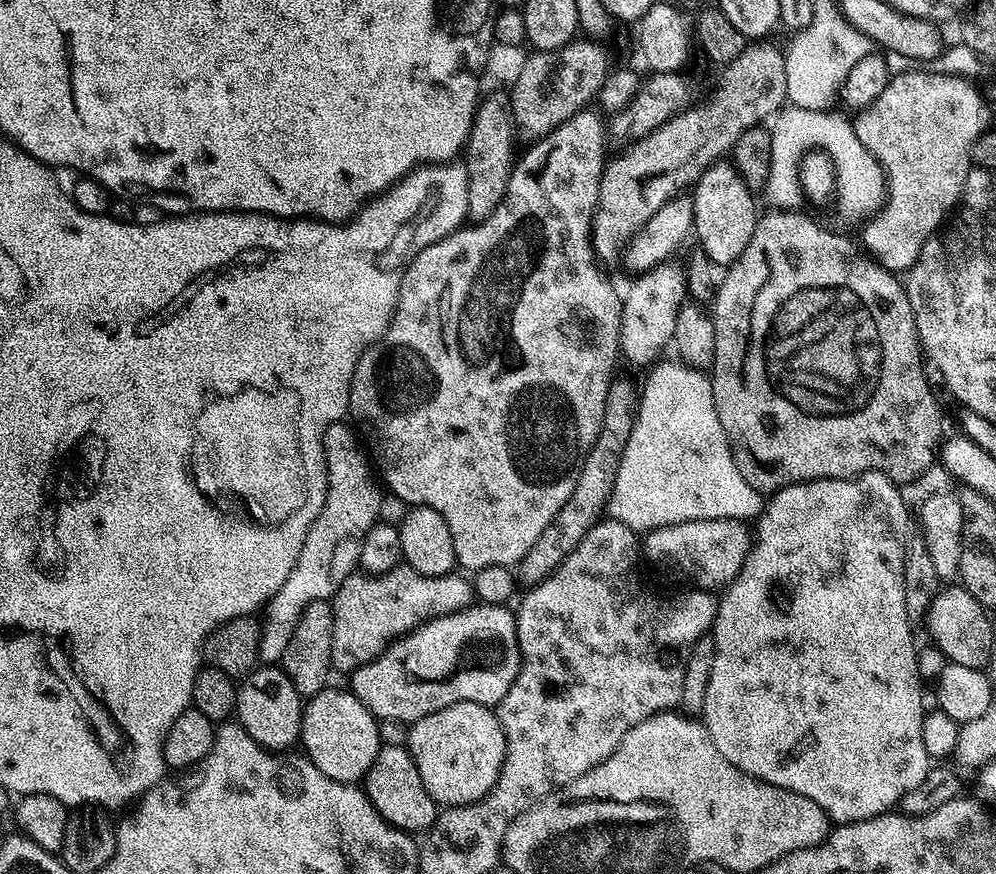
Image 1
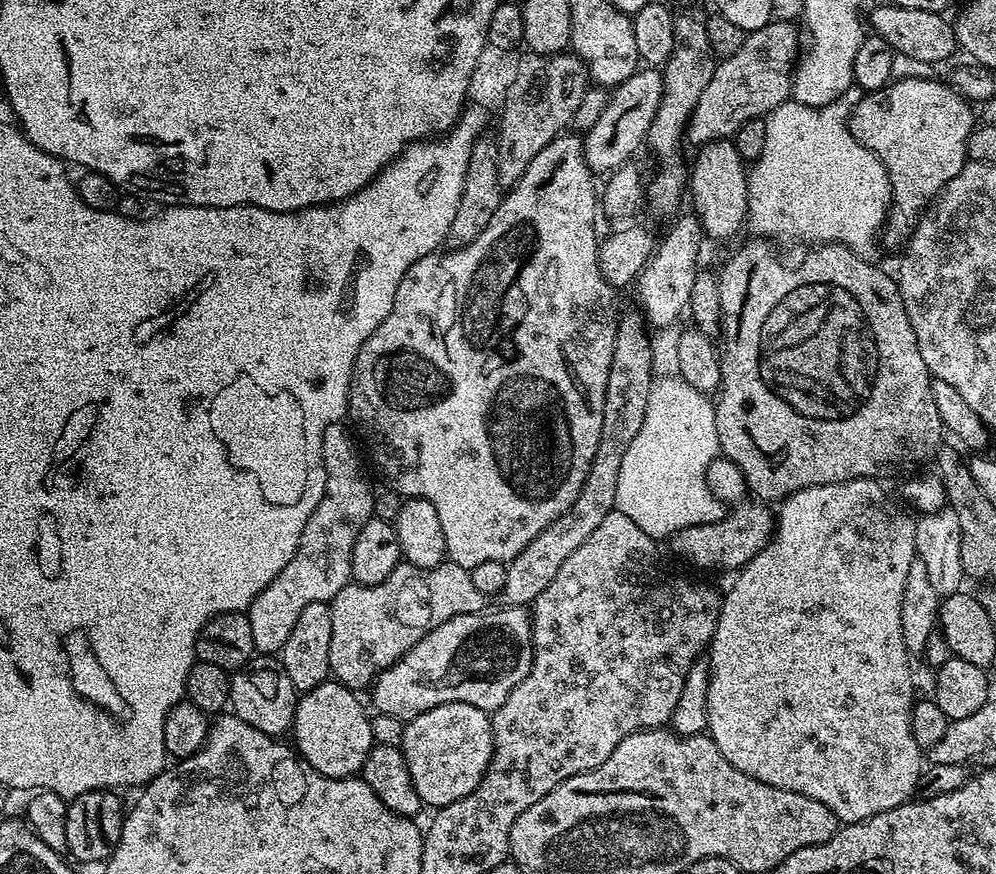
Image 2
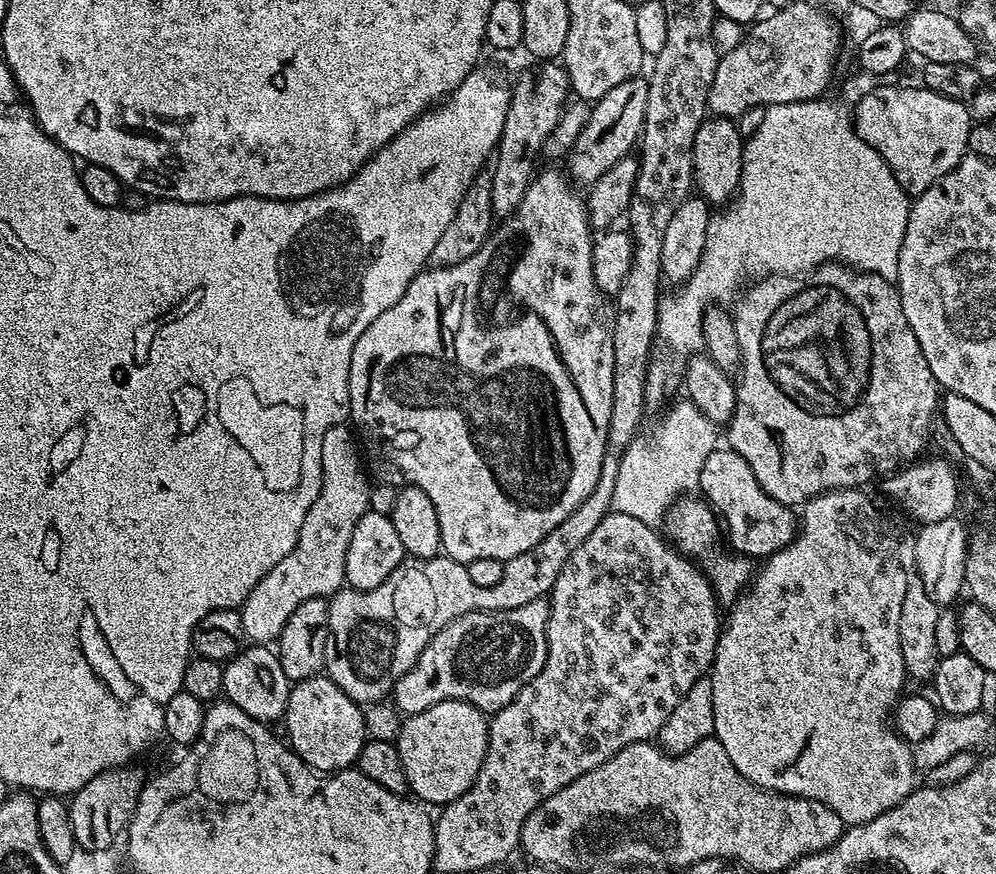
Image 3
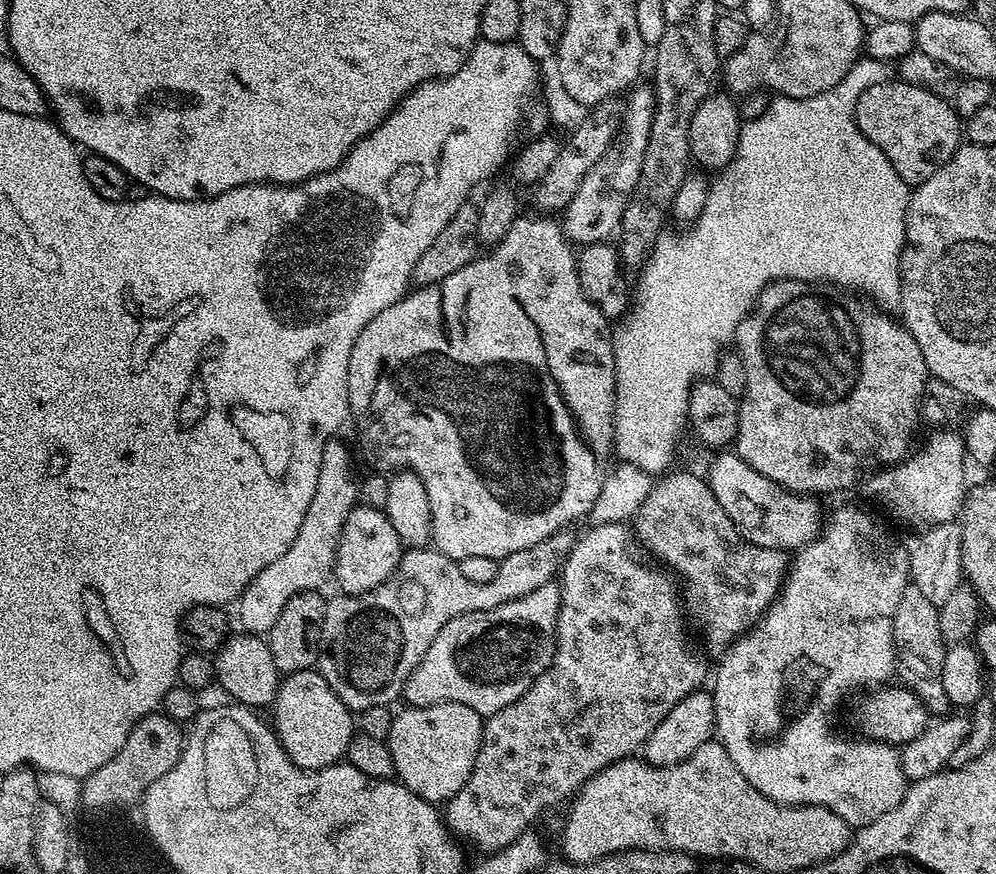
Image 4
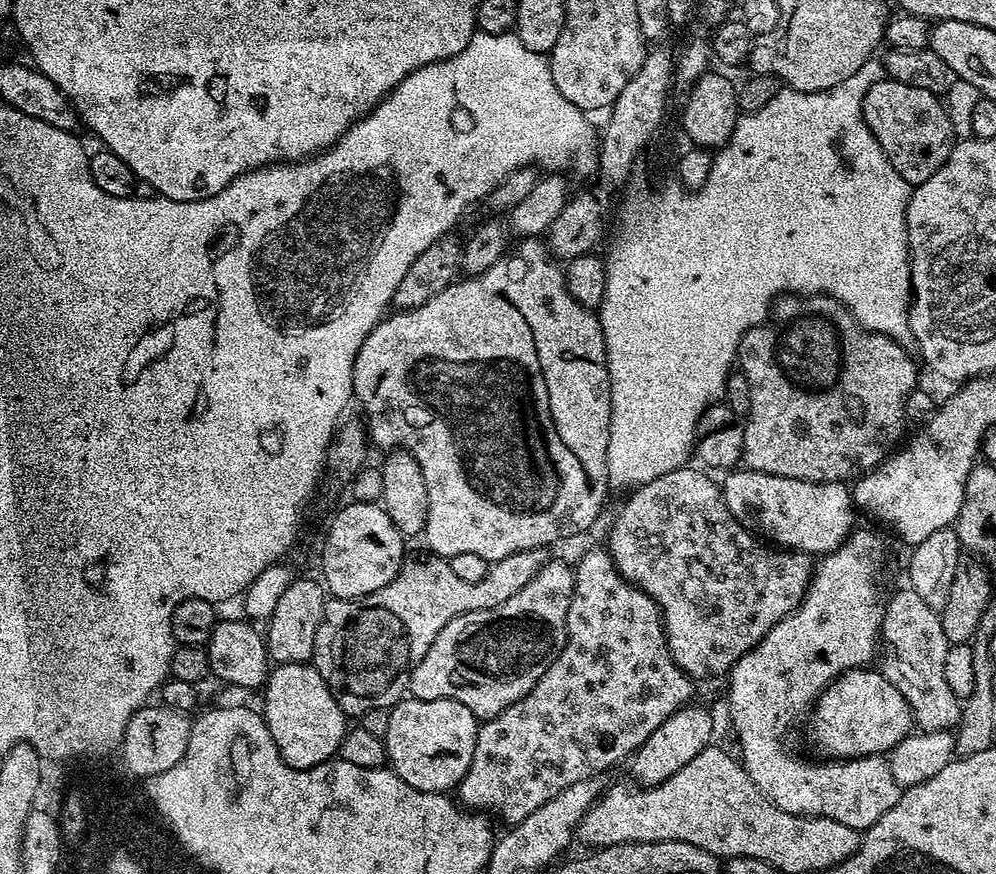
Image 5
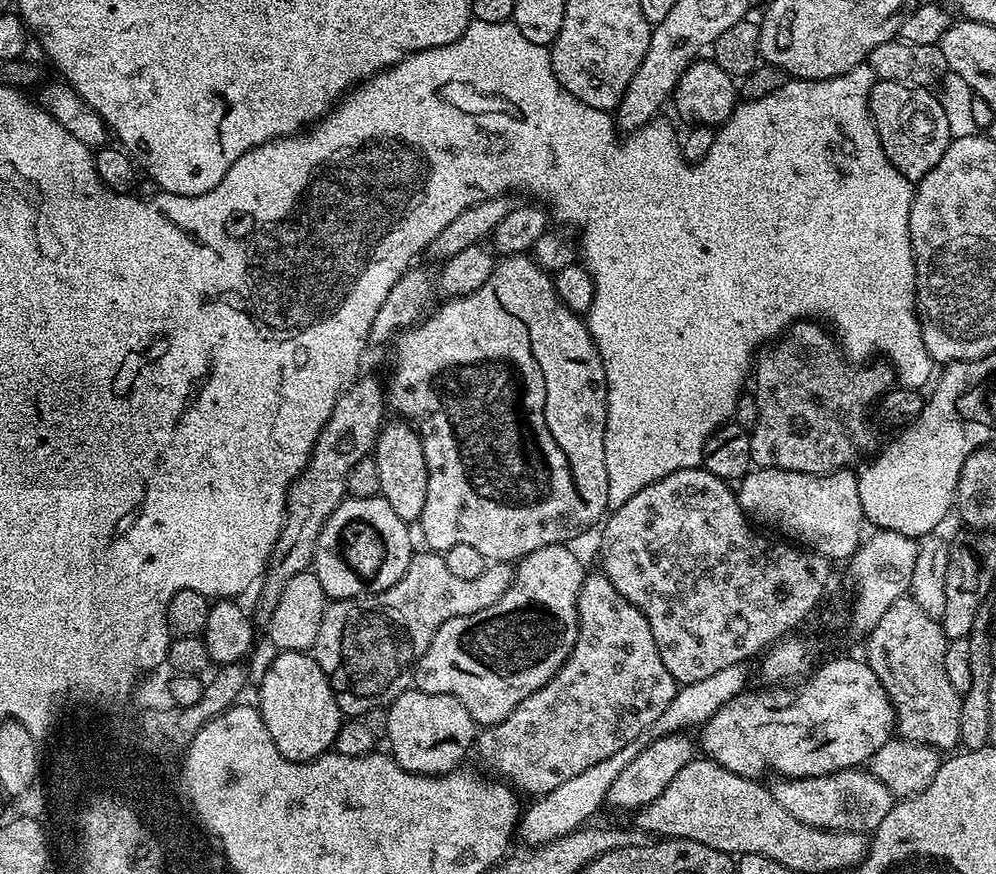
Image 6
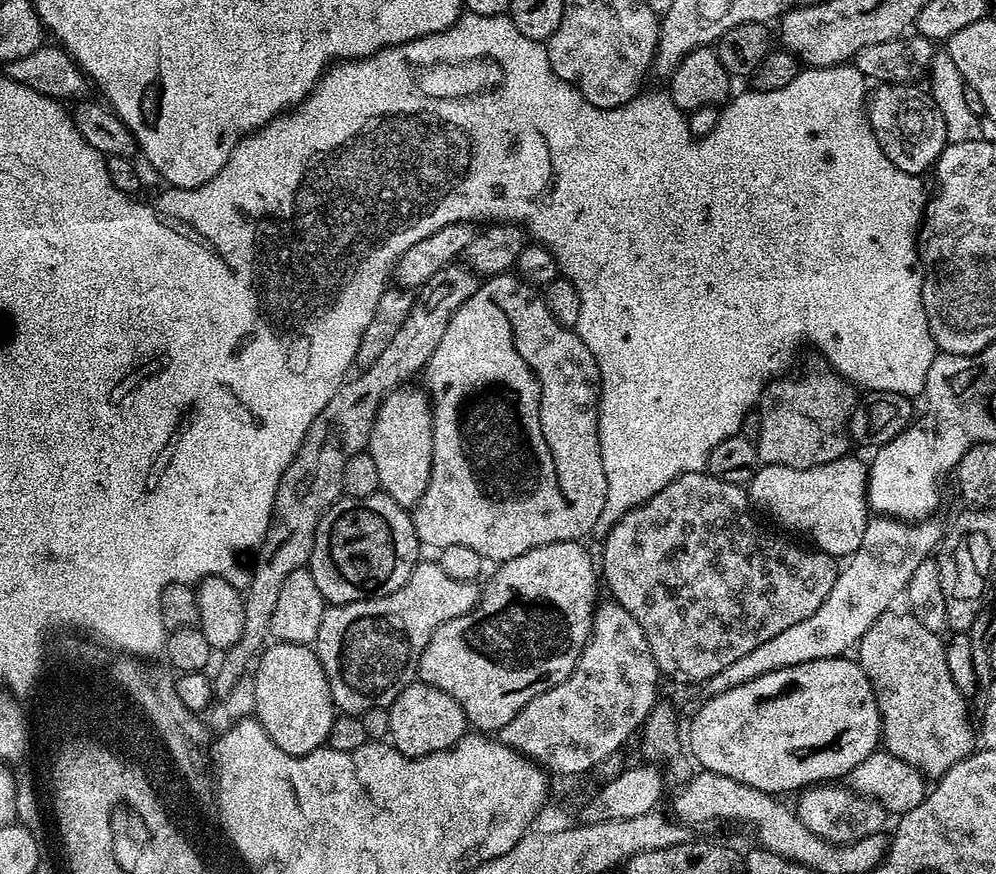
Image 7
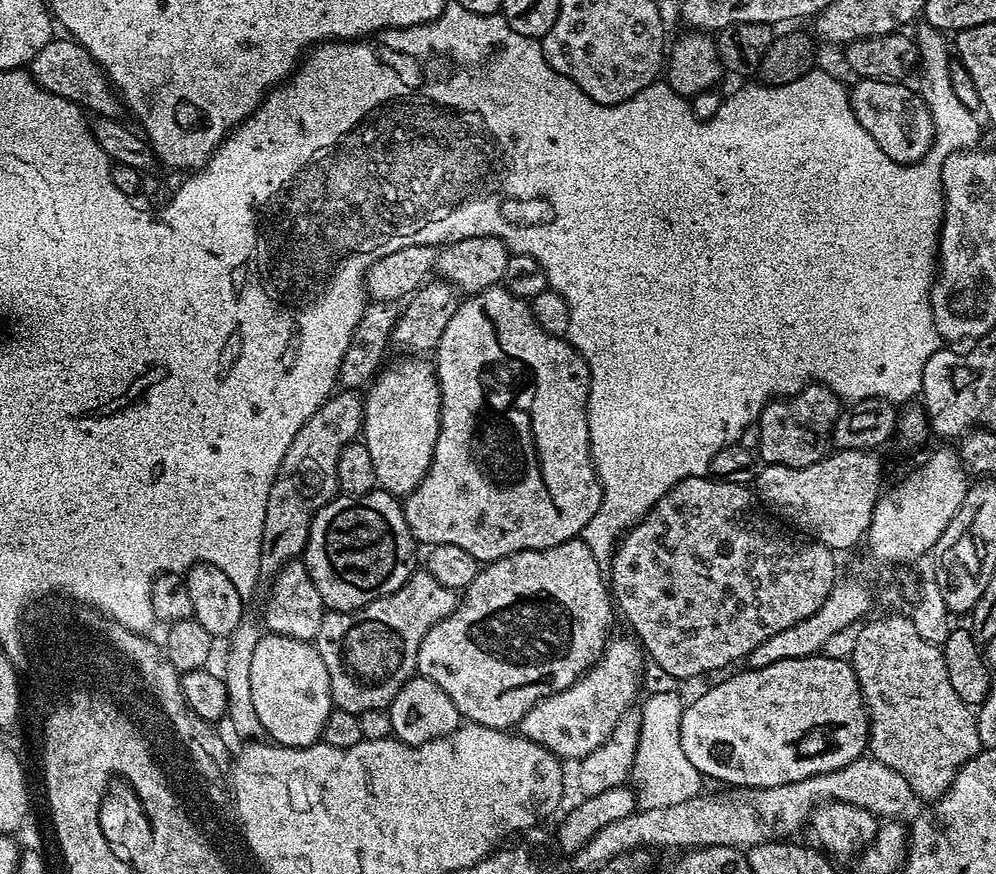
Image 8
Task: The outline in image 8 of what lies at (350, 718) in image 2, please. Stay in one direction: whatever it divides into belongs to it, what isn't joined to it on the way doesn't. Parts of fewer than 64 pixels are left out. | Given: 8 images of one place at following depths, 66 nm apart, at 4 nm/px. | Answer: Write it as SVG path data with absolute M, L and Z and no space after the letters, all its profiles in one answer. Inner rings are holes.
M261 635L258 646L254 646L254 658L250 658L250 687L256 714L264 727L263 735L271 743L282 748L305 748L321 743L326 718L330 718L334 705L330 674L326 674L326 662L322 662L315 643L285 636Z

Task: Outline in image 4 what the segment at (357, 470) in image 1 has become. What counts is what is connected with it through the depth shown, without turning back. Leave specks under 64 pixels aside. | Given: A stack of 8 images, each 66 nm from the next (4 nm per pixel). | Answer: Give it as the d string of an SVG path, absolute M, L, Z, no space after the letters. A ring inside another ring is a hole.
M328 440L323 447L318 486L315 487L314 498L299 526L298 536L285 554L245 585L243 594L238 598L236 607L243 626L241 629L251 635L267 635L294 594L321 589L321 585L327 578L329 580L335 569L341 530L359 501L359 483L357 476L354 476L352 456L347 446L339 440Z

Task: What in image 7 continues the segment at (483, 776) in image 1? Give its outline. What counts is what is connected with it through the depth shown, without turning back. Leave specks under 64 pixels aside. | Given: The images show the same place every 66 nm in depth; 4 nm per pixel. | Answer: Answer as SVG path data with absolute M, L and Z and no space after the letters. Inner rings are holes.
M423 682L408 684L387 710L390 718L390 743L407 756L429 756L453 748L466 735L469 727L462 706L458 706L458 702L454 702L446 690L438 690Z

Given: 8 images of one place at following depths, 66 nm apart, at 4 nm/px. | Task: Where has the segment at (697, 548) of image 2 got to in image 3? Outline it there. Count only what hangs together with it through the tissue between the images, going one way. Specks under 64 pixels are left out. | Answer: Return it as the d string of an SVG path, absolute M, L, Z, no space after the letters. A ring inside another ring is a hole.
M727 446L717 447L706 458L702 465L699 491L703 499L722 517L727 540L729 536L727 547L741 556L770 557L783 550L796 536L797 513L789 505L770 498L770 494L766 494L766 490L758 486L754 470L746 466L746 458Z

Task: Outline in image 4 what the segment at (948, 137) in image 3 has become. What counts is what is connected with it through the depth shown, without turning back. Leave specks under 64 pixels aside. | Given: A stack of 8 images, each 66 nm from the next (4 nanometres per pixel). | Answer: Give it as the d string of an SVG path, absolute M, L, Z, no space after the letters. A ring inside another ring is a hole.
M899 78L888 80L885 84L884 81L878 82L870 86L862 98L858 98L856 125L866 138L870 138L870 142L874 142L874 146L878 146L878 150L882 150L882 154L886 154L894 170L898 170L898 174L909 186L918 185L930 178L930 174L941 168L962 143L962 120L955 107L947 99L936 97L927 89L905 83Z

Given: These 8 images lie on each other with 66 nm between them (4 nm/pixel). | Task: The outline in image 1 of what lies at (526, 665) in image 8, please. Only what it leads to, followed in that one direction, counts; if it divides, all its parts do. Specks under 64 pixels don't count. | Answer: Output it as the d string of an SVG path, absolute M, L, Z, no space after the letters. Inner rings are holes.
M479 602L473 603L470 608L463 608L460 612L454 614L446 614L442 618L434 618L426 621L425 624L420 625L414 631L408 633L407 636L401 636L400 639L395 640L393 644L385 650L383 654L372 660L369 664L363 664L361 668L356 669L351 673L350 690L362 702L362 706L366 706L371 710L373 716L377 721L382 720L397 720L399 724L407 724L409 726L416 723L417 720L426 718L426 714L434 714L434 710L442 710L451 704L458 702L478 702L479 704L487 704L495 706L500 703L501 698L505 696L510 690L510 686L514 682L514 678L520 672L520 647L518 646L518 638L516 637L516 617L513 609L508 606L501 606L498 604L482 604Z

